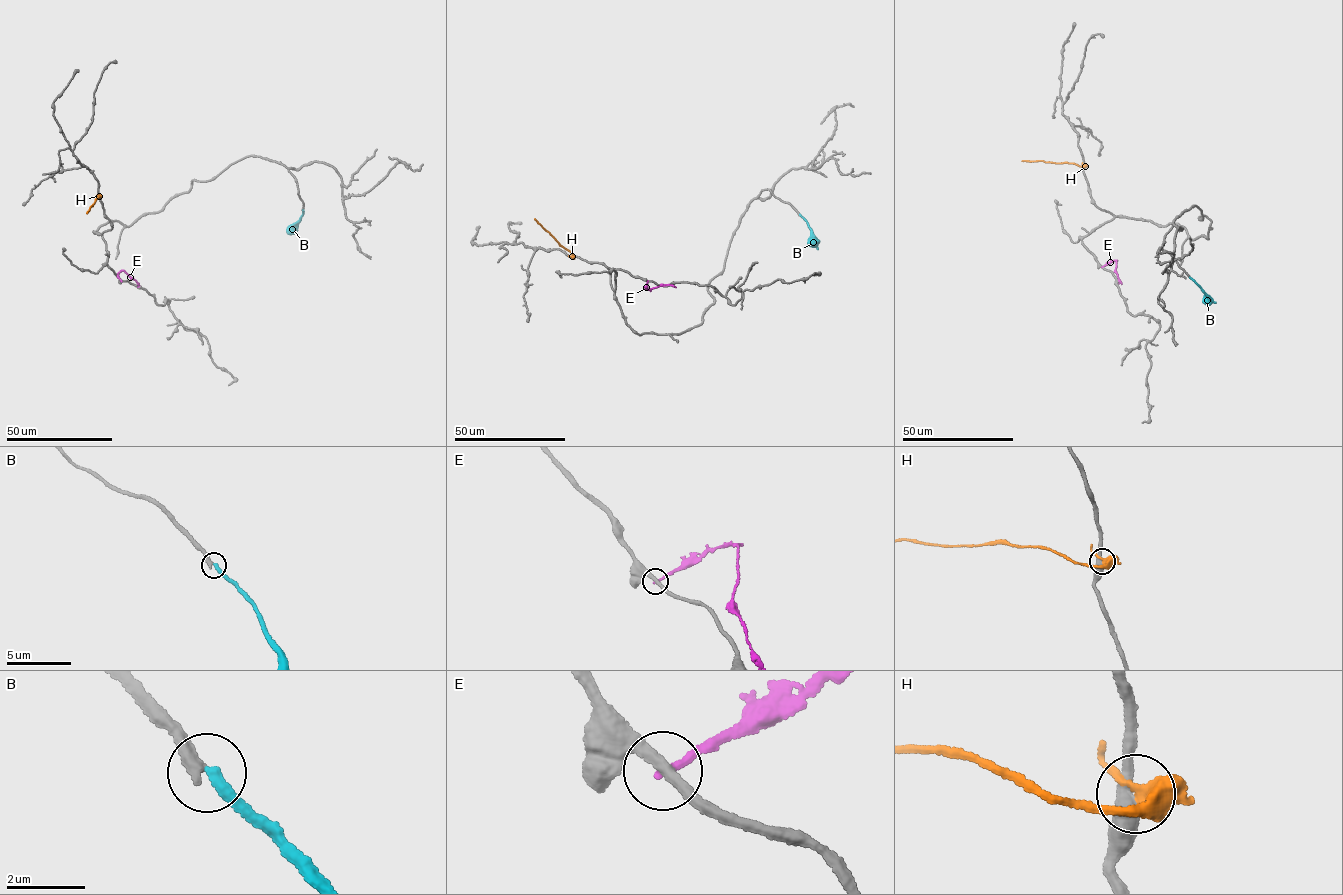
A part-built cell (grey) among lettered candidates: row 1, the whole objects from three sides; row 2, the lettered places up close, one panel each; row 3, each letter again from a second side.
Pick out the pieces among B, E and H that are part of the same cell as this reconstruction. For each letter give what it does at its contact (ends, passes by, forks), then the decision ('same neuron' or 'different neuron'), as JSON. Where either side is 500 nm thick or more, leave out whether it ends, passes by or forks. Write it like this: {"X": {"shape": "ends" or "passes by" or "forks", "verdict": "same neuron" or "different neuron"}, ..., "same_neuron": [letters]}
{"B": {"shape": "ends", "verdict": "different neuron"}, "E": {"shape": "ends", "verdict": "different neuron"}, "H": {"shape": "forks", "verdict": "different neuron"}, "same_neuron": []}

